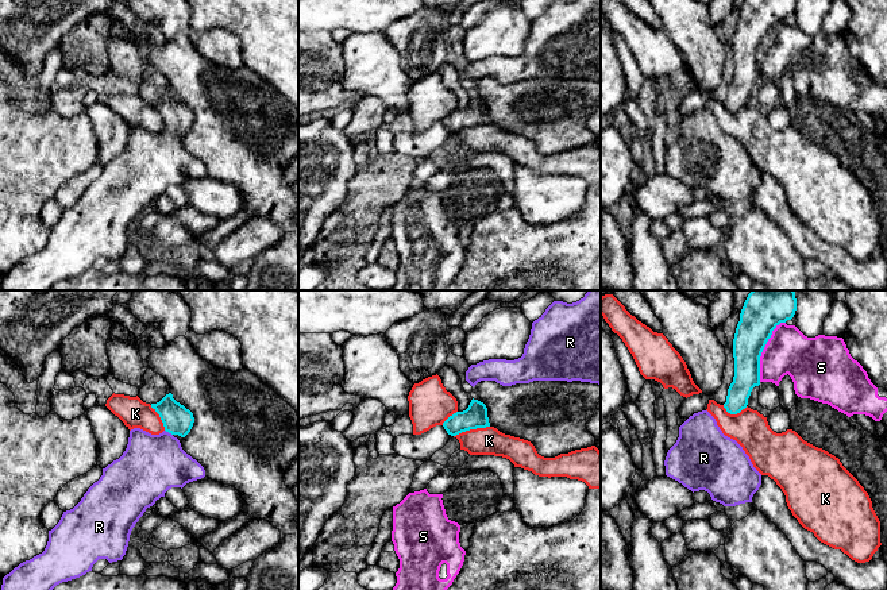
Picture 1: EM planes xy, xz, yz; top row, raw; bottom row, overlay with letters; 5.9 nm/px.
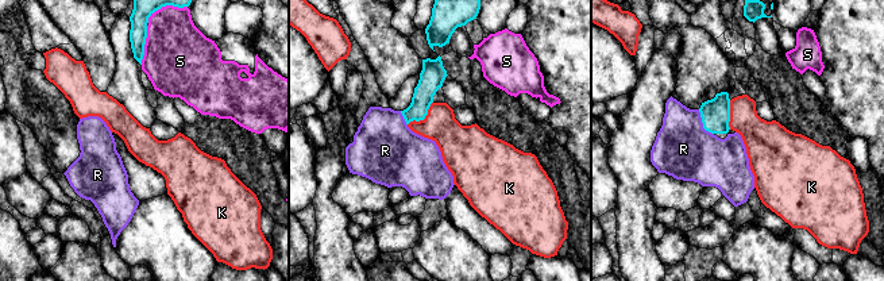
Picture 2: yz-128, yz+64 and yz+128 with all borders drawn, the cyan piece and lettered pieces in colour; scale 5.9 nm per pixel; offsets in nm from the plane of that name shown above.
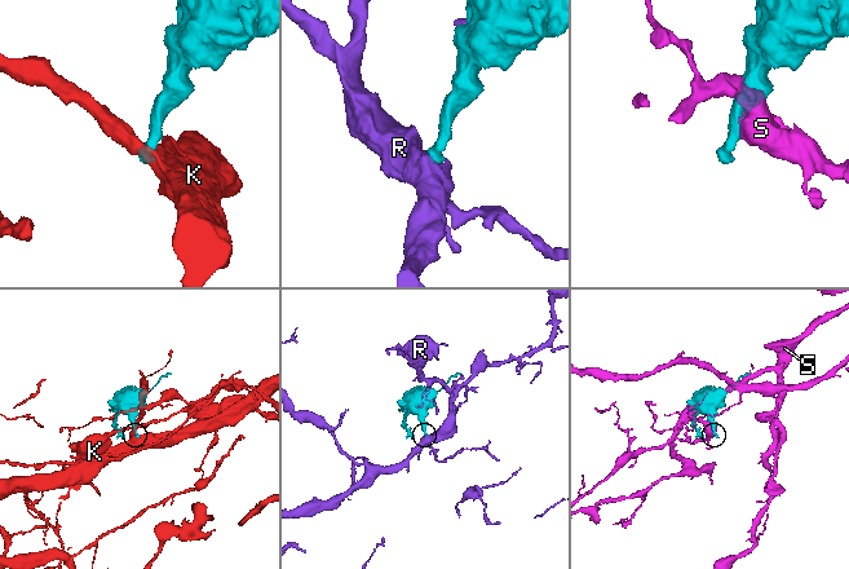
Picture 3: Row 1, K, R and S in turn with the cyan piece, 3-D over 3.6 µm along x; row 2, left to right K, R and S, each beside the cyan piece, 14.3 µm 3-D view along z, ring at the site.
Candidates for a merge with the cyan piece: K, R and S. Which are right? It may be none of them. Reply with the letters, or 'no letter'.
R

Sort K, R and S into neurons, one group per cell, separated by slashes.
K / R / S

